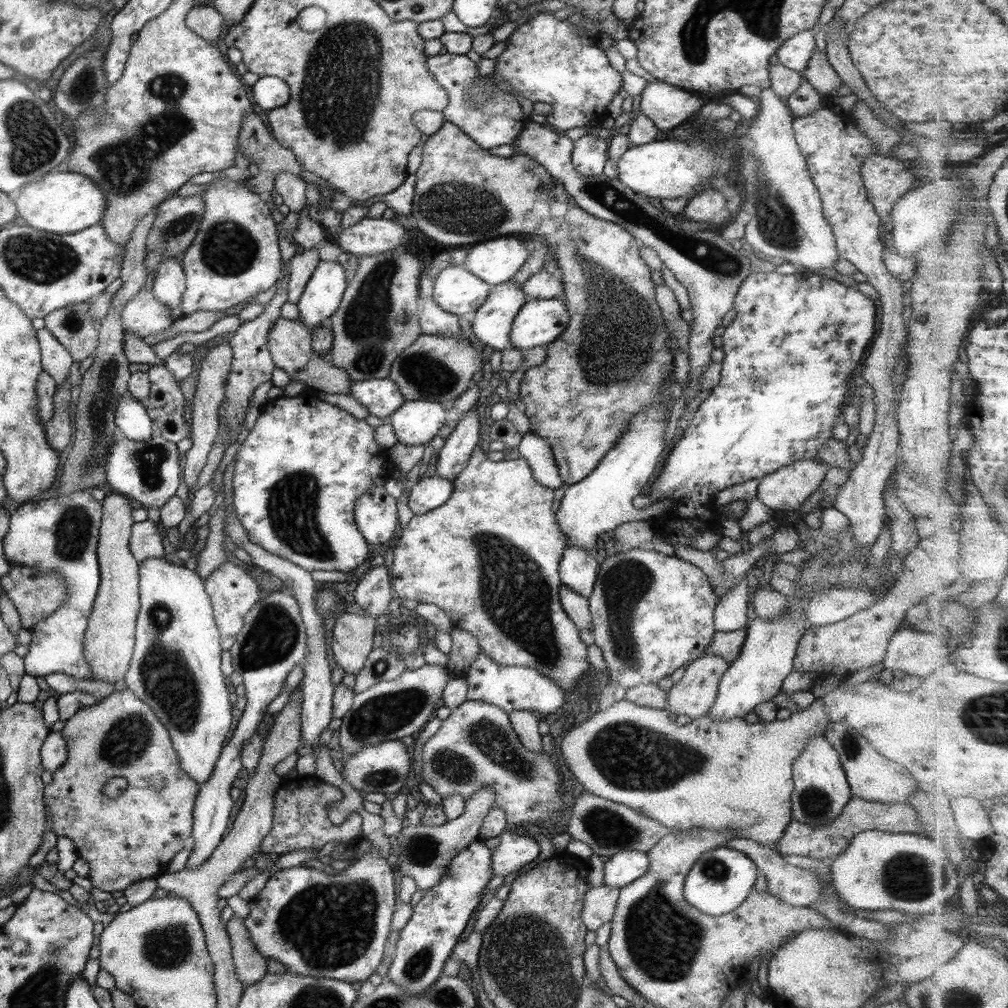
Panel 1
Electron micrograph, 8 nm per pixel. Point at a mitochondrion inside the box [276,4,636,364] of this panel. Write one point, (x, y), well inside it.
(341, 86)

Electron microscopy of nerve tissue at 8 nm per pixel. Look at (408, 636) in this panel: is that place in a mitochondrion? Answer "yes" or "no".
yes

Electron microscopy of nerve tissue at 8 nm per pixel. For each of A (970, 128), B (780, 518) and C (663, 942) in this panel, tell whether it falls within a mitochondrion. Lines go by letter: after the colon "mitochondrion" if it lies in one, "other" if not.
A: other
B: other
C: mitochondrion

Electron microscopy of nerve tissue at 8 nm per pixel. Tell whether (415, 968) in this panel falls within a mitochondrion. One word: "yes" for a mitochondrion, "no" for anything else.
yes

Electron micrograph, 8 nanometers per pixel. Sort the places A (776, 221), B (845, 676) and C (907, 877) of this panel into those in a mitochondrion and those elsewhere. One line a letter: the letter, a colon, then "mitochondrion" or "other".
A: mitochondrion
B: other
C: mitochondrion

